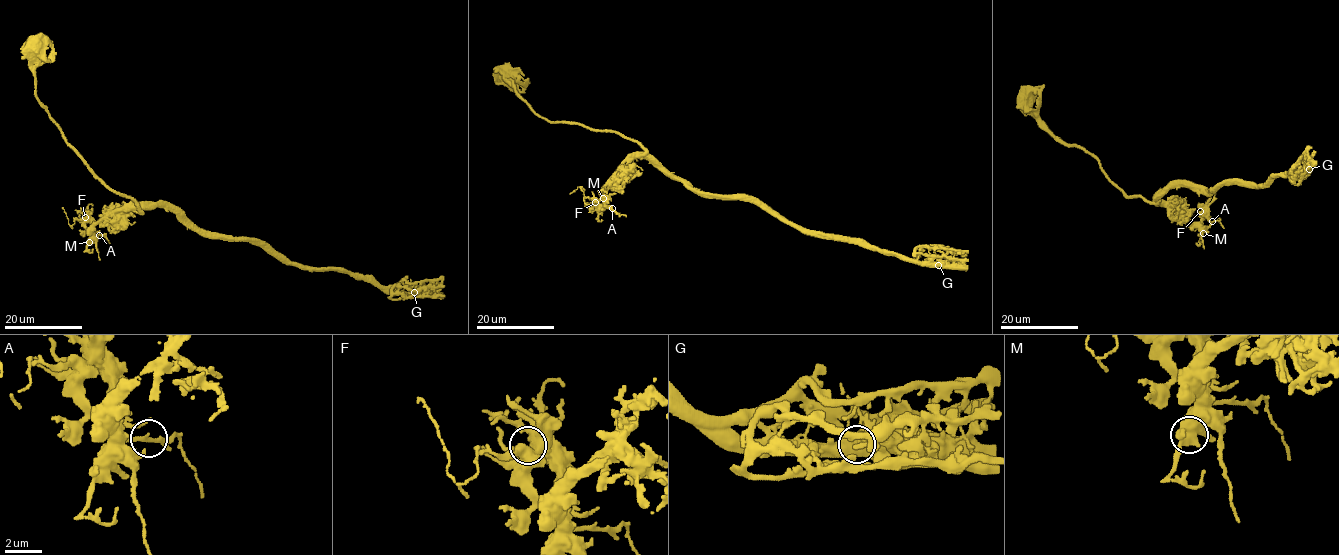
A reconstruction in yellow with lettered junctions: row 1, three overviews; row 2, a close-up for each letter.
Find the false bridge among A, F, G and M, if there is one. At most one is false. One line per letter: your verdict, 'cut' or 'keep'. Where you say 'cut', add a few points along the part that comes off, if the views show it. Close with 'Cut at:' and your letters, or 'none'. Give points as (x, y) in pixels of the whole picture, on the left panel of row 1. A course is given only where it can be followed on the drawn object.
A: keep
F: keep
G: cut; course (414, 292), (202, 235), (169, 209), (127, 205), (89, 229), (82, 220), (69, 224), (62, 208)
M: keep
Cut at: G

